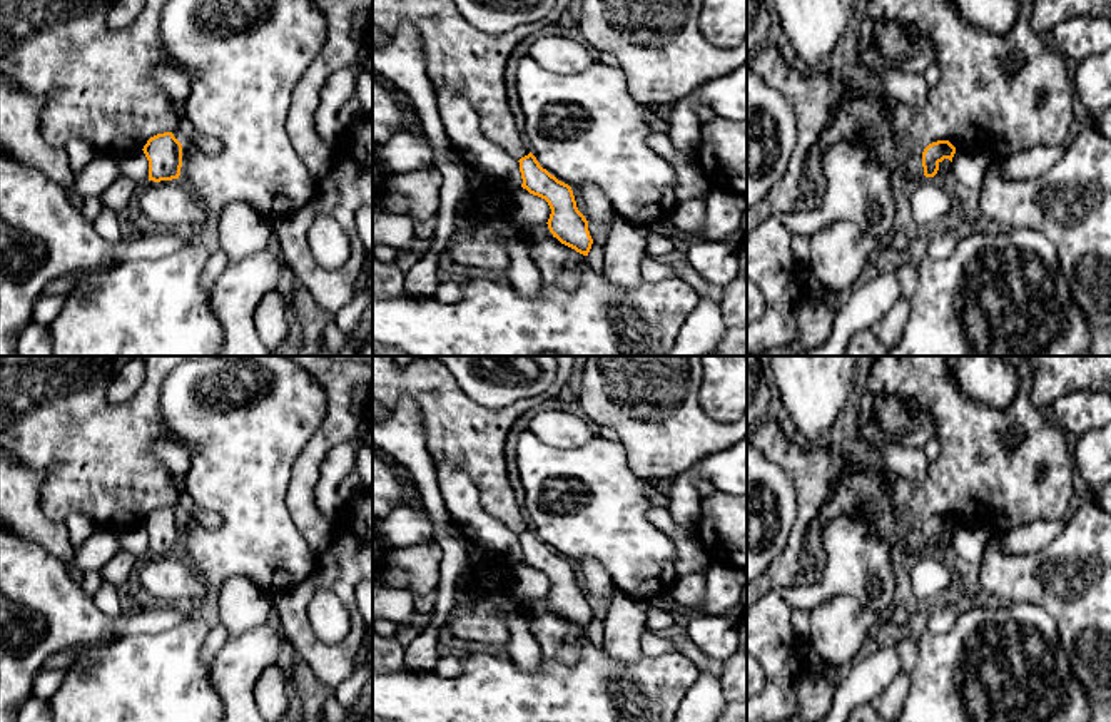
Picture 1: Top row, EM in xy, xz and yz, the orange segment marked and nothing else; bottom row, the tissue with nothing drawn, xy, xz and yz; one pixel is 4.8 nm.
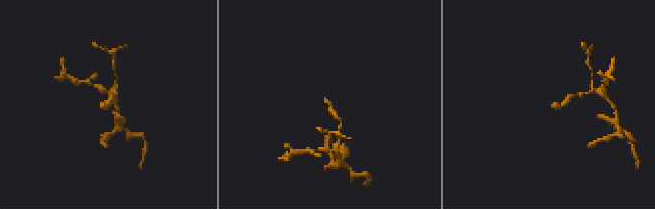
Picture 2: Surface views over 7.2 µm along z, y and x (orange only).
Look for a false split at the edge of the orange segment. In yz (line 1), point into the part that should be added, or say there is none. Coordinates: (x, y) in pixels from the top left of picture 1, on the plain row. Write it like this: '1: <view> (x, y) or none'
1: none

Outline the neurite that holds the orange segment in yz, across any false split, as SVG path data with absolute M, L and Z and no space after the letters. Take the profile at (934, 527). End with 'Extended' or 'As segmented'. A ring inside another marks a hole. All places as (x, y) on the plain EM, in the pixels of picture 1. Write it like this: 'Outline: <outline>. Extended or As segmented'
Outline: M937 515L929 518L922 526L922 542L926 552L934 552L939 545L939 538L944 533L952 536L956 521L949 515Z. As segmented

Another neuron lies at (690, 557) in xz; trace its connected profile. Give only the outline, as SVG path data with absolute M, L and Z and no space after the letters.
M653 506L648 511L648 520L660 528L675 545L673 570L677 577L683 577L695 572L707 572L713 563L713 558L697 540L692 528L678 525L668 508Z

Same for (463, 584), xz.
M471 567L458 577L454 593L456 602L466 602L471 597Z

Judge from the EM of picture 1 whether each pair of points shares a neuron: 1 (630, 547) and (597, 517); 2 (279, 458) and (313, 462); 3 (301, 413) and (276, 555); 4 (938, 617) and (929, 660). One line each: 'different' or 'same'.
1: same
2: different
3: same
4: different

